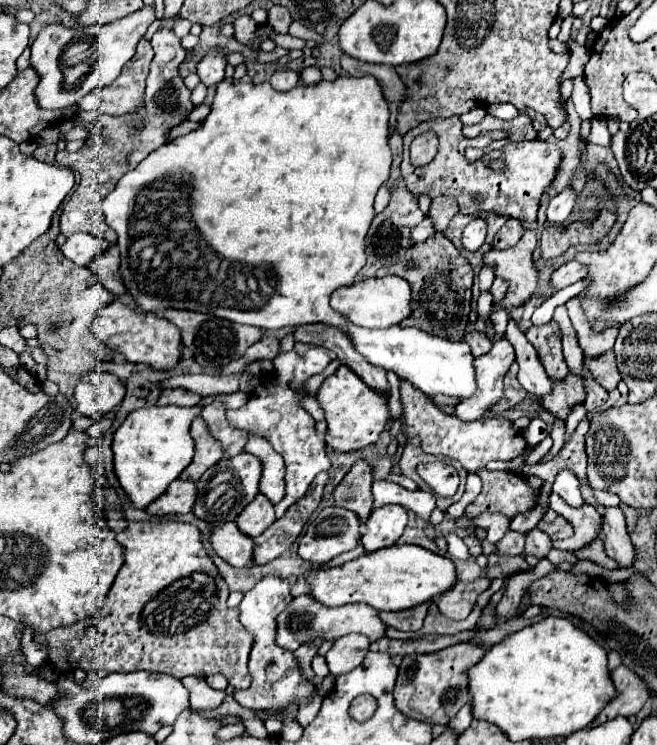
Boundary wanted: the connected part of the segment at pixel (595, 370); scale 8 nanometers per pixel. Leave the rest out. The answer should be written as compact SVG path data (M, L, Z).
M607 352L605 356L601 356L601 360L585 360L585 368L591 370L595 380L605 390L615 390L619 380L621 380L621 374L615 366L615 354L613 352Z

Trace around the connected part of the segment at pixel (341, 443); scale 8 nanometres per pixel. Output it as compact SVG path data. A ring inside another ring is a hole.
M339 366L337 372L321 384L315 398L325 412L325 444L333 452L357 452L369 444L375 444L389 418L387 400L381 400L377 392L369 390L367 384L361 384L361 380L357 380L357 376L353 376L353 372L345 366Z

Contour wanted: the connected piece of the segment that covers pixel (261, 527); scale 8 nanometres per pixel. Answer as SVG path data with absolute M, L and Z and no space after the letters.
M257 494L253 502L249 502L247 508L235 520L237 528L249 538L257 538L273 522L275 522L275 508L273 504L269 504L269 500L263 494Z

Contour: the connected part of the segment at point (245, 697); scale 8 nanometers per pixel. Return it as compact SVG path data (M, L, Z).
M267 574L261 578L249 592L245 592L239 610L241 610L241 624L255 636L255 644L249 656L249 672L253 676L253 684L247 690L235 690L233 698L251 710L285 710L291 704L297 704L301 698L309 696L315 684L301 680L301 668L297 666L293 652L277 648L275 644L275 618L277 614L289 604L293 596L289 594L289 580L277 578L275 574Z

